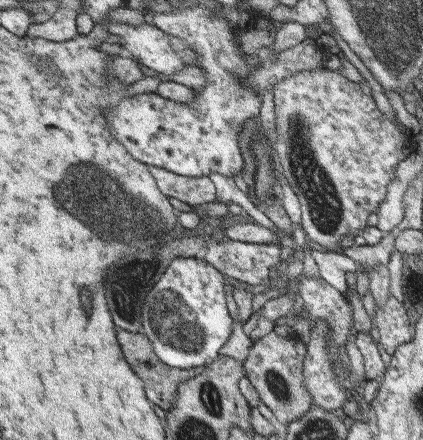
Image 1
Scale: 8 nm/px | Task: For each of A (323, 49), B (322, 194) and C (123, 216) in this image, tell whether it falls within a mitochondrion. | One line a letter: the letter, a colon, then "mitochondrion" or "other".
A: other
B: mitochondrion
C: mitochondrion

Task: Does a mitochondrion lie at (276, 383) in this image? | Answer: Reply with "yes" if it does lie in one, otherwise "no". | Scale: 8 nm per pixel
yes

